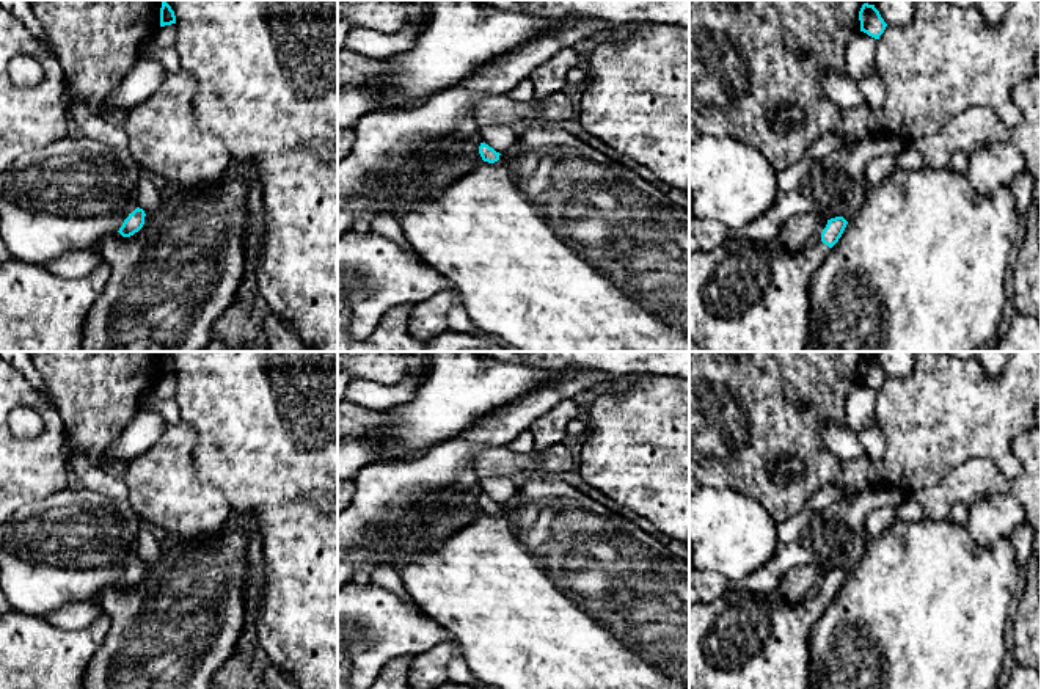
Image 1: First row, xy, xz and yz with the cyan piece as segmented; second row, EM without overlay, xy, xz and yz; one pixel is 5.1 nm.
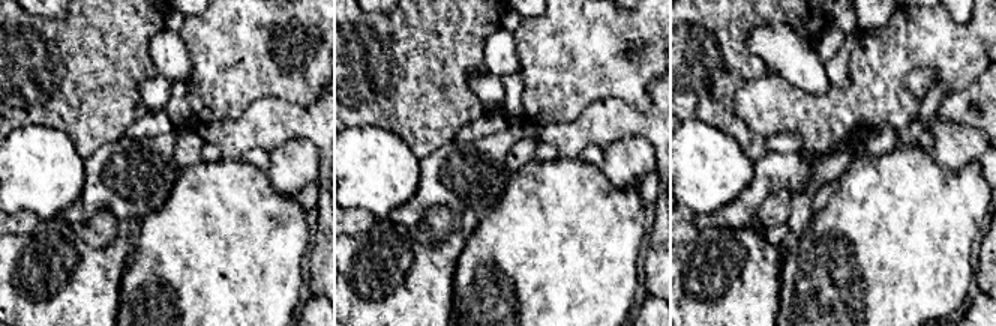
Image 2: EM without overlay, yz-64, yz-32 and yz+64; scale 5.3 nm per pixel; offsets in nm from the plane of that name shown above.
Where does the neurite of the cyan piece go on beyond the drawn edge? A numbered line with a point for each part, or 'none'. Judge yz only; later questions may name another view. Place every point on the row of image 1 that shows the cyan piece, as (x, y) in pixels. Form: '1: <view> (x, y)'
1: yz (745, 297)

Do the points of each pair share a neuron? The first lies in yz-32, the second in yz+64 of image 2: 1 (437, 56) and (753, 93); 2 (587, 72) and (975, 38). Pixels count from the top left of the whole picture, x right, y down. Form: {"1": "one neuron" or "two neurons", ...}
{"1": "two neurons", "2": "one neuron"}

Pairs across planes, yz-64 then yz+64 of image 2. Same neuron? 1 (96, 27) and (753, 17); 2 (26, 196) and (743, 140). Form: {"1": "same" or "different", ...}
{"1": "same", "2": "different"}

